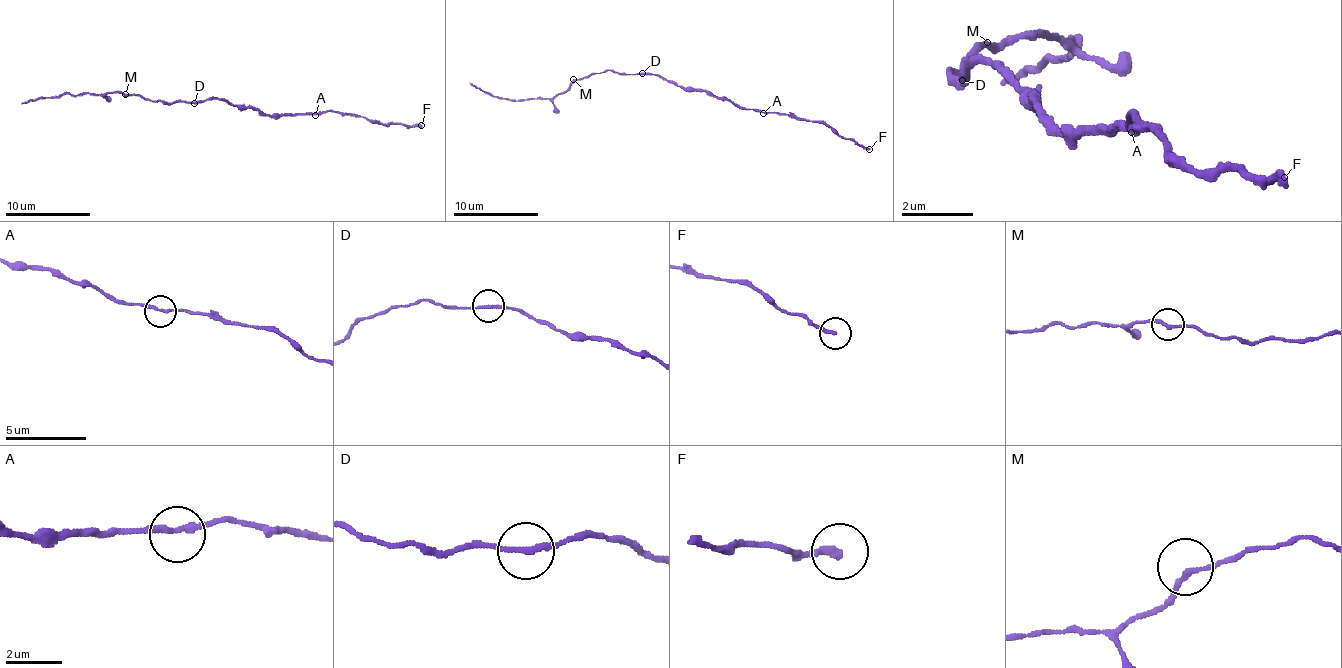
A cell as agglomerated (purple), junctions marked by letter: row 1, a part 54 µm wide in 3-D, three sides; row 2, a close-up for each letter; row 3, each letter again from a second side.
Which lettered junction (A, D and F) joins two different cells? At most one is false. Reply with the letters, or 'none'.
D

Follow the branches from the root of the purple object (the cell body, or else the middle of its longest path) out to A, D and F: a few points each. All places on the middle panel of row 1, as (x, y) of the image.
A: (672, 81), (683, 87), (706, 89), (719, 98), (727, 98), (740, 106), (763, 113)
D: (672, 81), (643, 72)
F: (672, 81), (683, 87), (706, 89), (746, 108), (822, 121), (839, 136), (852, 138), (869, 149)

